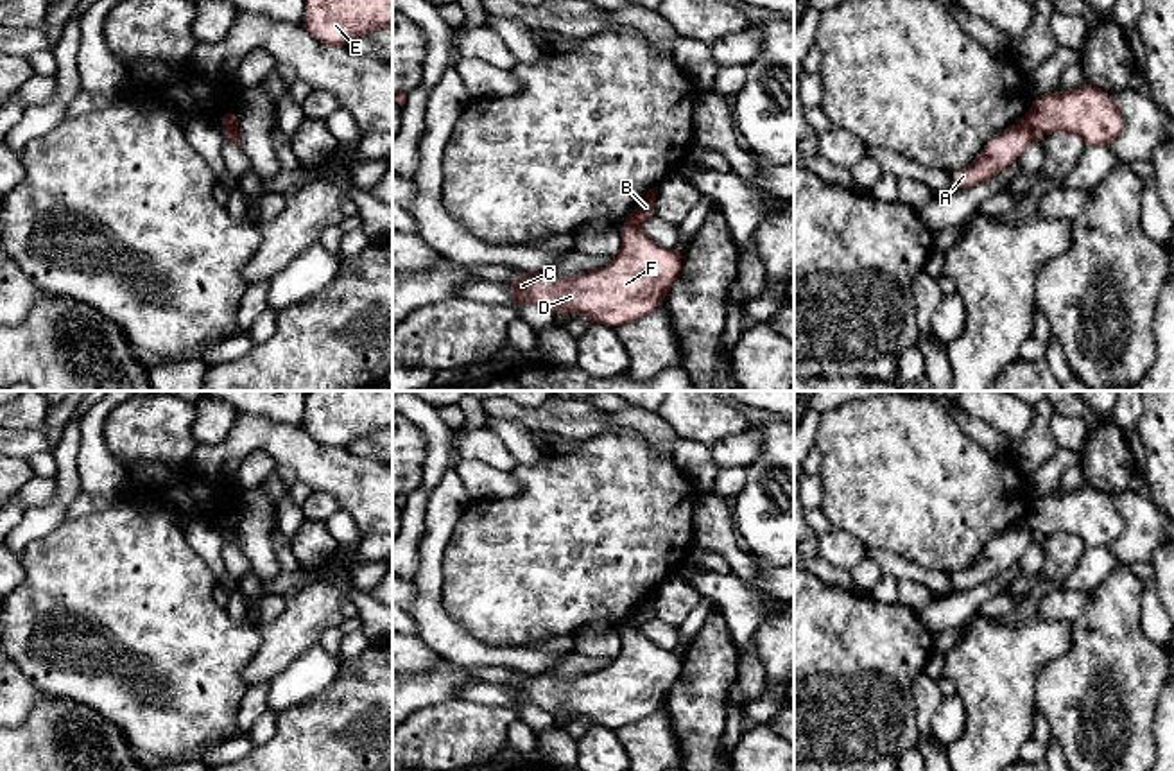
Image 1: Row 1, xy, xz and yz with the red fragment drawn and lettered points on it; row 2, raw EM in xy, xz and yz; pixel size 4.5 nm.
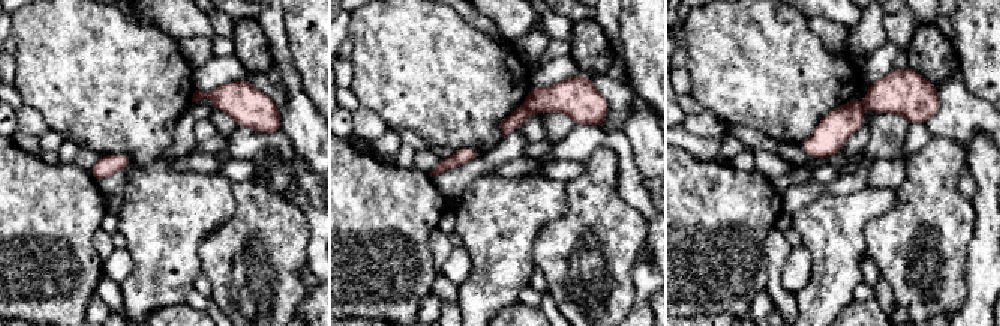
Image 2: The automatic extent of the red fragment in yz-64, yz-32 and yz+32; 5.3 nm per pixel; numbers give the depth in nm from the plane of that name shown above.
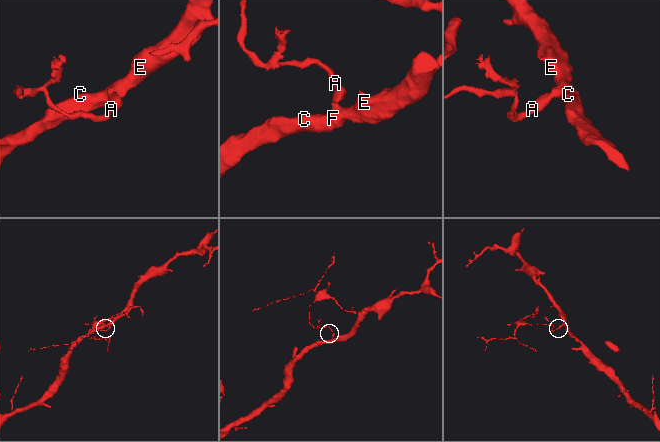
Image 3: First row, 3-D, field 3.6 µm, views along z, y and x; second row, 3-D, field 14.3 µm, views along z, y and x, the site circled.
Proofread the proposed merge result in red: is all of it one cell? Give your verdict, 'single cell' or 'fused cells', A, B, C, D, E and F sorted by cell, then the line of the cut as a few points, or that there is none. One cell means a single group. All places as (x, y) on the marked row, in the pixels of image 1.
fused cells | A B / C D E F | yz (1026, 117), (1035, 135)

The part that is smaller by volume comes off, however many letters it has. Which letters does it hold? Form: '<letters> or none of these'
A, B

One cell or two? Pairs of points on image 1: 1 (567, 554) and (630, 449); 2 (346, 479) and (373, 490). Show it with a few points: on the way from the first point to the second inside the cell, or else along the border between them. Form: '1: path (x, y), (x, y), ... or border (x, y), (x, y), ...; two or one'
1: path (594, 528), (615, 506), (621, 476); one
2: path (353, 481), (366, 488); one

